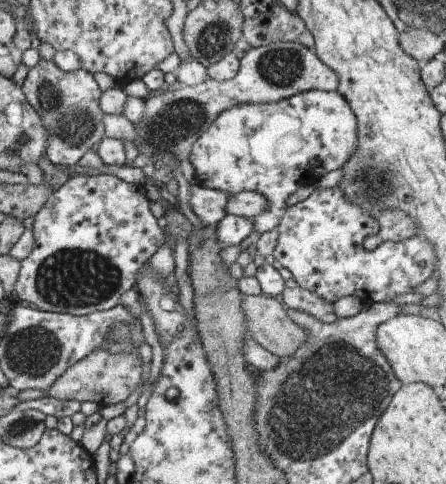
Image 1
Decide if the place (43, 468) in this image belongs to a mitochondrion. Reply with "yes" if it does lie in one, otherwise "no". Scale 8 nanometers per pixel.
no

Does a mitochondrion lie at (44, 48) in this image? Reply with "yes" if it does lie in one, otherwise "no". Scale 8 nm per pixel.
no

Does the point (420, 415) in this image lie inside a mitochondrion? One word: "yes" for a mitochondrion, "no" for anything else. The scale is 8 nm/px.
no

